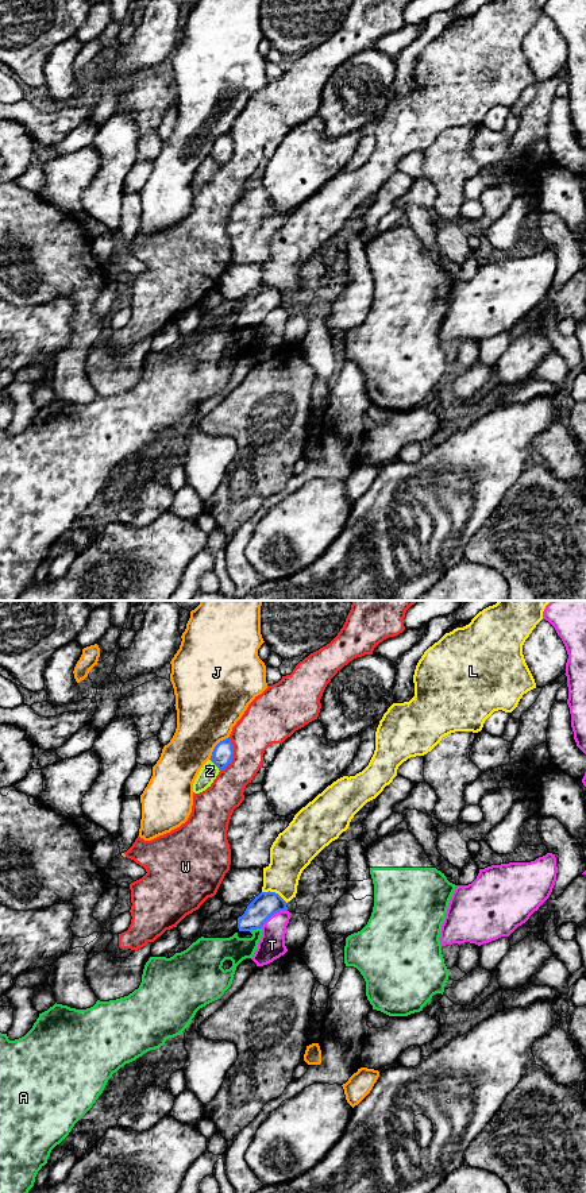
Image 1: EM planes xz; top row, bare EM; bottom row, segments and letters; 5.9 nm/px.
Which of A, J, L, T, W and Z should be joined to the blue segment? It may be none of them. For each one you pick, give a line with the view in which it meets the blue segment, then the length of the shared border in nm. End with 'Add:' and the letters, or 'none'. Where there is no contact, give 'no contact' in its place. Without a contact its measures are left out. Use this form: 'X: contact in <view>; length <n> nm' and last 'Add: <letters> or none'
Add: none

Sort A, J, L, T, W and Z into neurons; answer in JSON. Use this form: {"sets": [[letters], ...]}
{"sets": [["A"], ["J"], ["L"], ["T"], ["W"], ["Z"]]}

